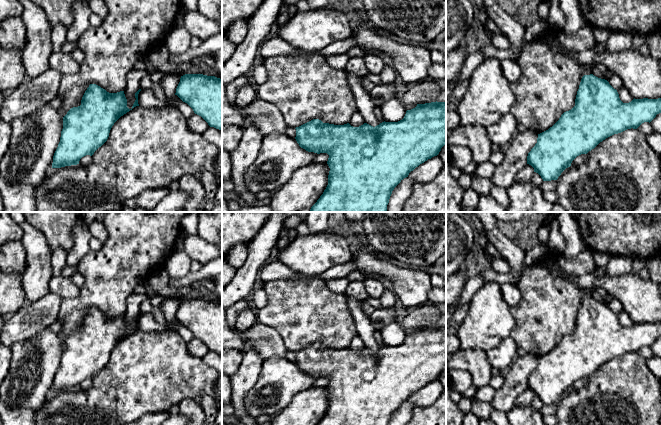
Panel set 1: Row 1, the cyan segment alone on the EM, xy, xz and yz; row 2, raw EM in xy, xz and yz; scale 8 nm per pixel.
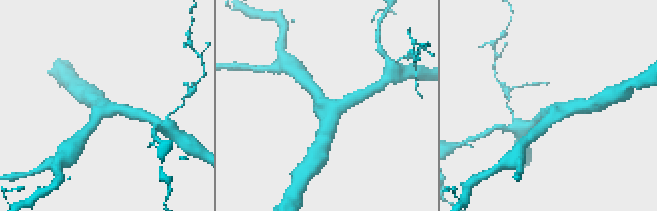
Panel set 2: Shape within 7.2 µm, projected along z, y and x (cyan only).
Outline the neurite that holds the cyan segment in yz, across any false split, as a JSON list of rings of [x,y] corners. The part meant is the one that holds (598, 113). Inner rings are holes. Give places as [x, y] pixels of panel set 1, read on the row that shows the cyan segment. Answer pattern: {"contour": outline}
{"contour": [[[585,64],[584,76],[577,91],[575,106],[564,112],[548,130],[538,134],[537,143],[527,156],[527,164],[534,168],[543,181],[557,180],[581,154],[587,154],[606,138],[627,129],[637,129],[644,122],[651,122],[661,113],[661,98],[633,99],[623,103],[616,89],[607,80],[591,73],[593,64]]]}

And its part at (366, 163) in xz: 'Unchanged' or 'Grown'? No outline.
Unchanged

